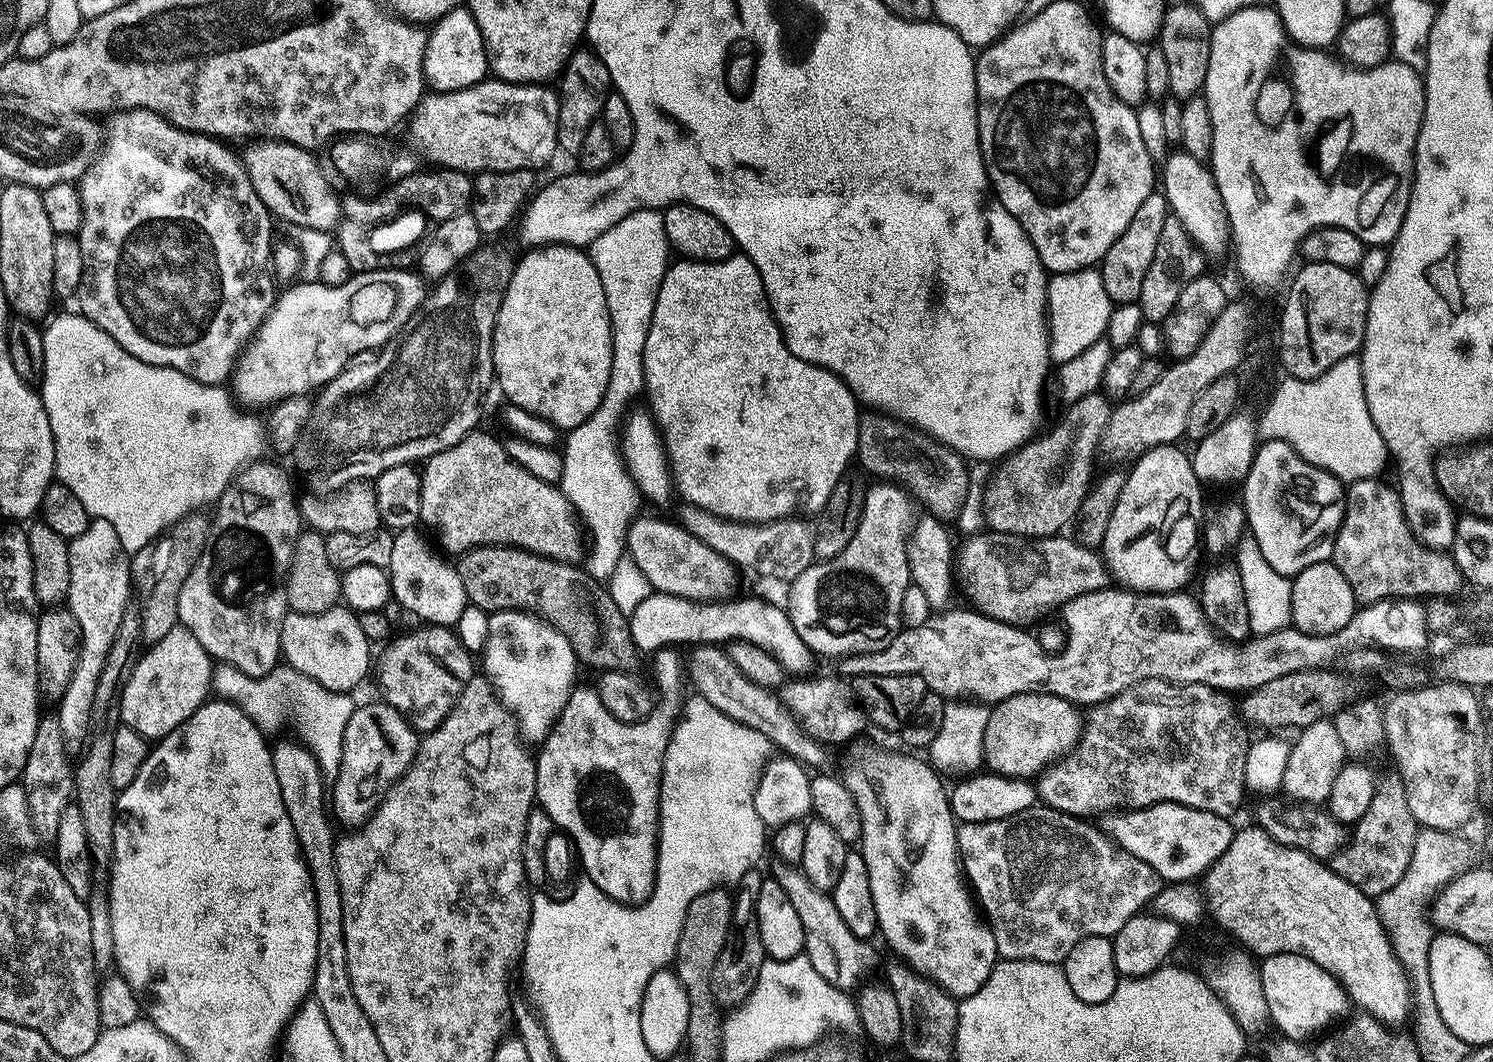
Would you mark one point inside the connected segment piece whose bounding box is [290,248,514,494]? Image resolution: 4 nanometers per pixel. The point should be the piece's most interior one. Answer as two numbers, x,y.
419,394

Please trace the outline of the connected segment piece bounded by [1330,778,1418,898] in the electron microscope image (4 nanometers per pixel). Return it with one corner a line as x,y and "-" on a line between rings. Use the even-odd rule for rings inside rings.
1395,779
1390,786
1377,789
1374,798
1370,798
1370,810
1354,826
1349,844
1332,857
1330,867
1338,878
1346,878
1350,886
1358,886
1362,894
1370,897
1382,895
1410,866
1410,854
1414,852
1414,842
1418,825
1410,806
1406,802
1406,790
1401,780

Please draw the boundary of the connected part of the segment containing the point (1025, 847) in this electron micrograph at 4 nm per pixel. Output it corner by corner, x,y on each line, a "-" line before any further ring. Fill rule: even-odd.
1037,802
1032,807
1014,814
1010,818
1001,820
987,820
986,822
961,823
956,829
956,850
960,857
963,875
986,917
986,923
992,929
994,942
996,943
997,957
1005,960
1037,960
1047,964
1060,964
1074,950
1074,946
1082,938
1087,936
1113,937
1131,916
1137,915
1136,900
1155,901
1162,887
1159,873
1144,862
1142,858
1136,858
1112,838
1107,831
1099,832
1088,818
1072,816
1069,812
1063,812
1057,808
1049,808
1043,802

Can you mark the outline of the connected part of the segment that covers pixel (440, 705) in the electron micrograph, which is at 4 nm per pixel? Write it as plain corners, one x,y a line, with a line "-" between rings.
400,636
391,640
383,645
385,648
381,650
380,657
374,660
374,676
376,672
376,684
380,687
379,699
394,710
413,717
428,716
427,727
436,728
456,705
462,680
432,653
430,645
423,644
418,637

